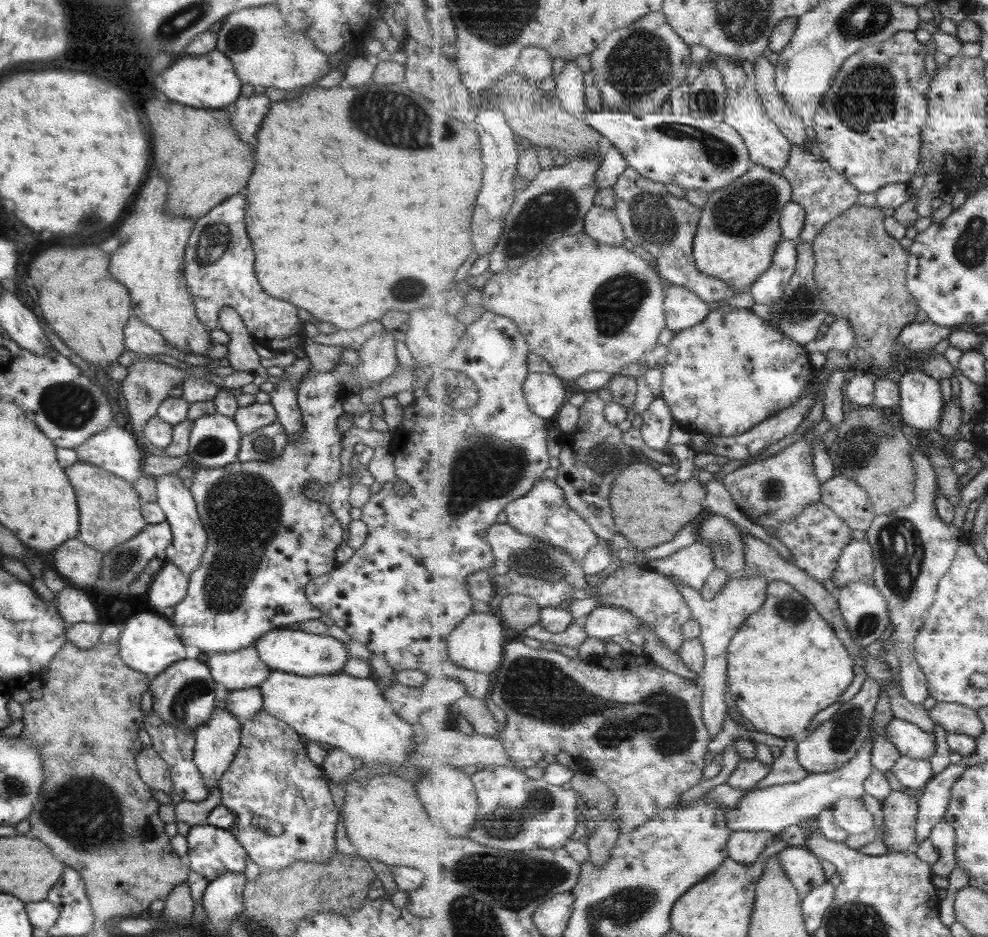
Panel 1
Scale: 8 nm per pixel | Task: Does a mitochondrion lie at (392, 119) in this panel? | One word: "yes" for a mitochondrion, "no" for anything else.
yes

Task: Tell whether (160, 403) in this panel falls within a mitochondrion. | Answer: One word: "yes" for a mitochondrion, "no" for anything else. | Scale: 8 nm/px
no

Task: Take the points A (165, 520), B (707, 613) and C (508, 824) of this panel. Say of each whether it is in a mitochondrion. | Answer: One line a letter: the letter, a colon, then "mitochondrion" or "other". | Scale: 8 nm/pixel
A: other
B: other
C: mitochondrion

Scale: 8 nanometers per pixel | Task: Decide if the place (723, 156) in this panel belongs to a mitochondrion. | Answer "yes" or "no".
yes

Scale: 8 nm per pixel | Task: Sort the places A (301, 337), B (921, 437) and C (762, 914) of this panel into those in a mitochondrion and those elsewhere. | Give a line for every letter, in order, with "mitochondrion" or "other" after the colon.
A: other
B: other
C: other

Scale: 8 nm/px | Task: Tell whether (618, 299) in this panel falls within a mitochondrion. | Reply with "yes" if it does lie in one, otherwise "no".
yes

